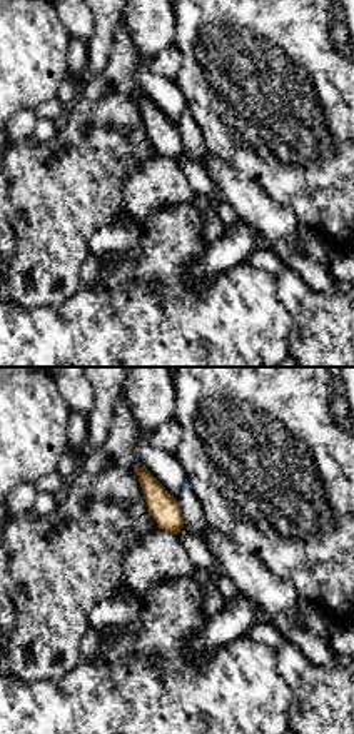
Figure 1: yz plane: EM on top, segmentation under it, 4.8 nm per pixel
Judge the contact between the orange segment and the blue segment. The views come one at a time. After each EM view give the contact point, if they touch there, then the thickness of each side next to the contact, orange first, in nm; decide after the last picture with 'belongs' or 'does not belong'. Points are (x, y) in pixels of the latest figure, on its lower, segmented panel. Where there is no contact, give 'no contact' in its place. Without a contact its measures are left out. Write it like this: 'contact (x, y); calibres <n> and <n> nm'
contact (177, 504); calibres 140 and 20 nm

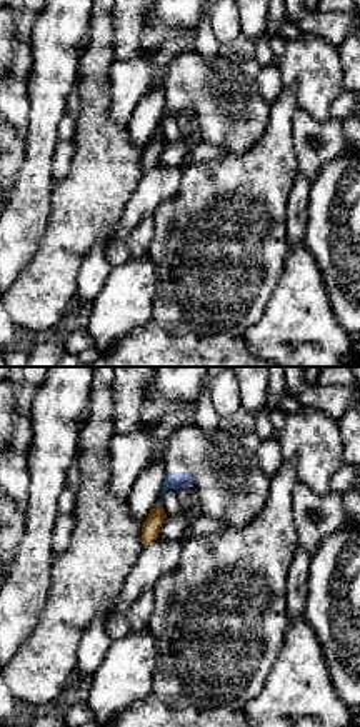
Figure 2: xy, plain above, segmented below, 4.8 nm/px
contact (159, 507); calibres 90 and 80 nm

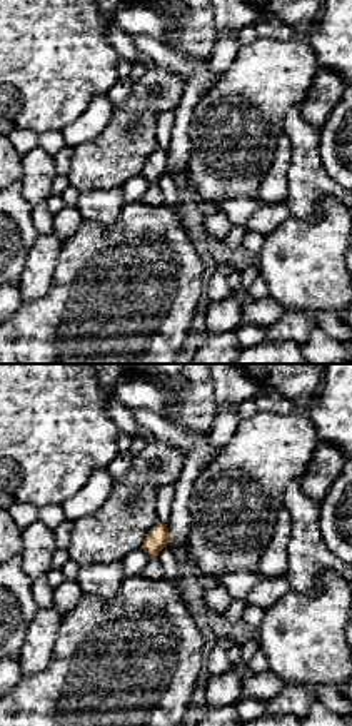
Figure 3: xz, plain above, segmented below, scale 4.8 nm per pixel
contact (154, 556); calibres 100 and 20 nm

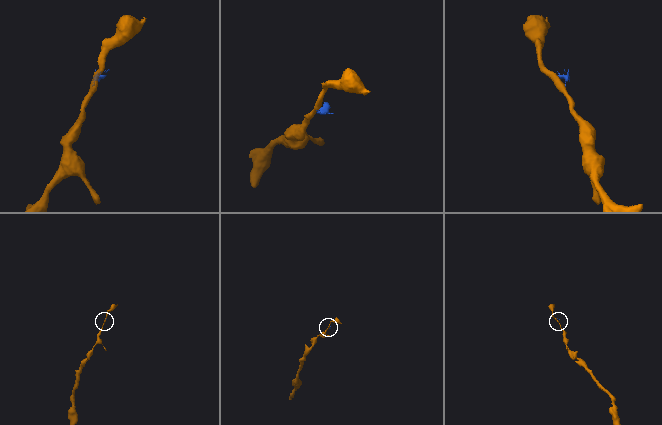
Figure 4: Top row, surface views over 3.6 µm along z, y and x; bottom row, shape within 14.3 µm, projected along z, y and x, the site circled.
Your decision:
does not belong

